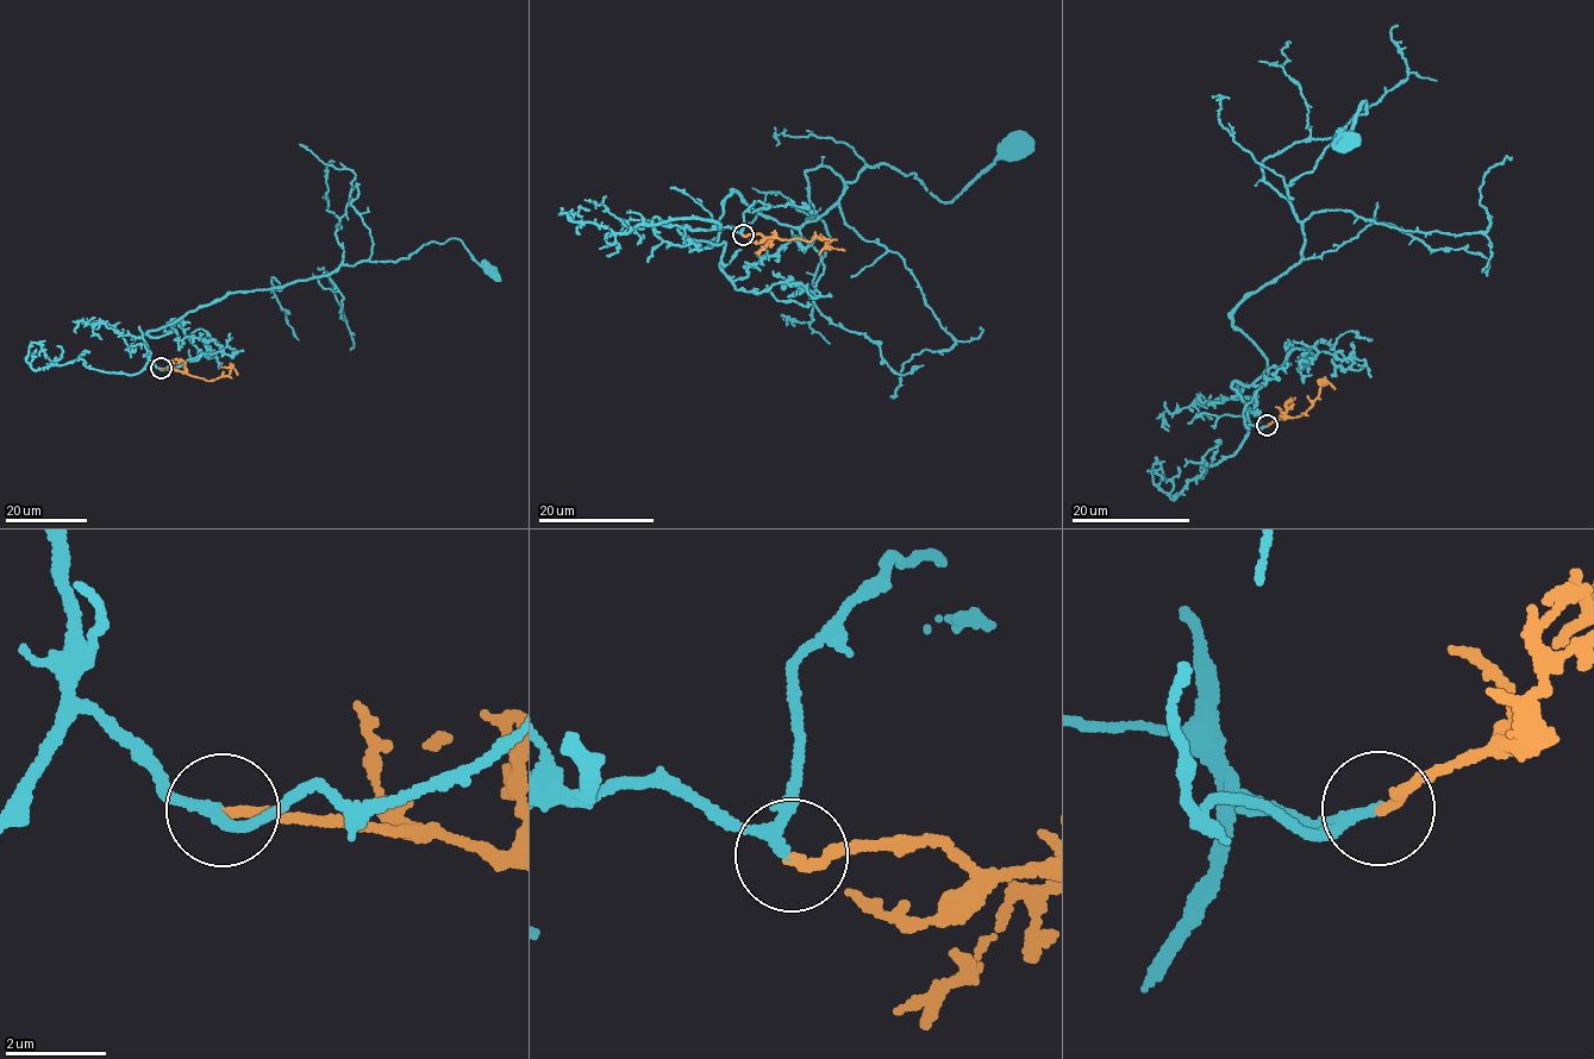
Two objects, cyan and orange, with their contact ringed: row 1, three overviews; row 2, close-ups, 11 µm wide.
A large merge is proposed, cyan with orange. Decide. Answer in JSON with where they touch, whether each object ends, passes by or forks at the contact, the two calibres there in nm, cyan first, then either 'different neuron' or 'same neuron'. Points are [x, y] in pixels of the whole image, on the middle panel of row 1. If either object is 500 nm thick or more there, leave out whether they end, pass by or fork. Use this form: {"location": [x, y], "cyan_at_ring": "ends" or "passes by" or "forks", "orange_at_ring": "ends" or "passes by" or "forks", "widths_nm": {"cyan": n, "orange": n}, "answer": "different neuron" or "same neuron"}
{"location": [743, 235], "cyan_at_ring": "passes by", "orange_at_ring": "ends", "widths_nm": {"cyan": 180, "orange": 190}, "answer": "same neuron"}

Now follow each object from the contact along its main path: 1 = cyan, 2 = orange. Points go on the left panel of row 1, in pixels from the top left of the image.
1: (161, 369), (138, 329), (230, 293), (397, 262), (456, 238), (499, 281)
2: (161, 369), (212, 381), (227, 375), (232, 365), (237, 375)

